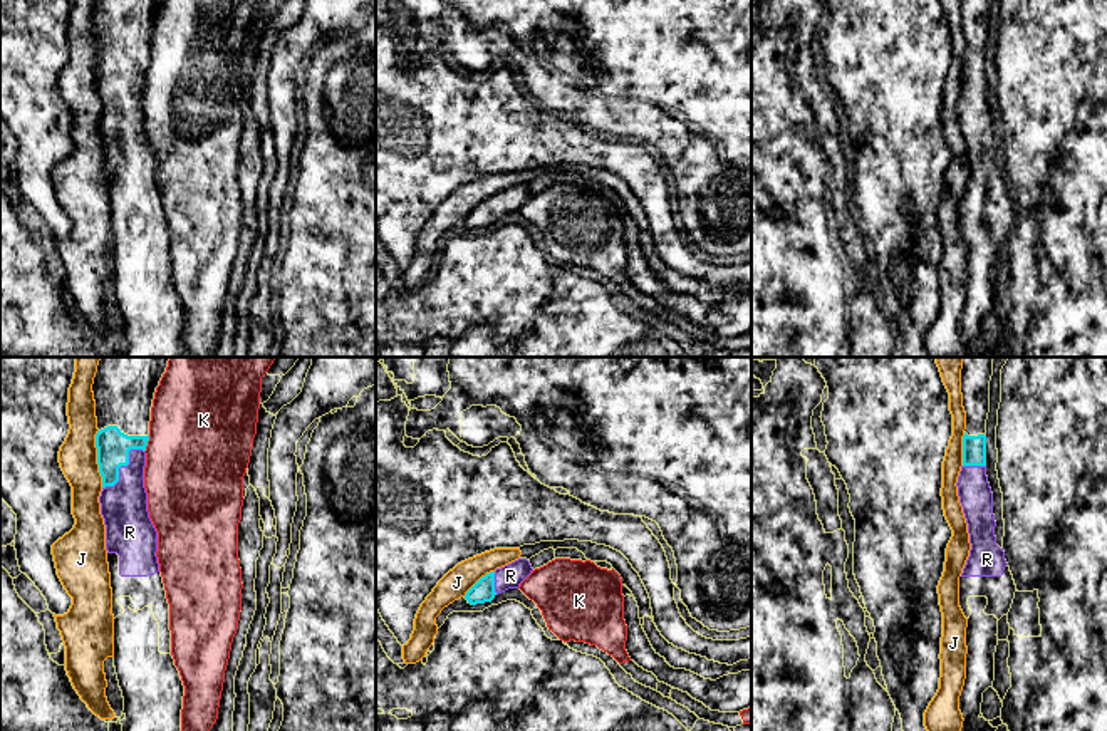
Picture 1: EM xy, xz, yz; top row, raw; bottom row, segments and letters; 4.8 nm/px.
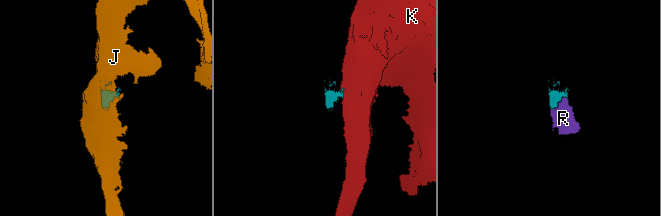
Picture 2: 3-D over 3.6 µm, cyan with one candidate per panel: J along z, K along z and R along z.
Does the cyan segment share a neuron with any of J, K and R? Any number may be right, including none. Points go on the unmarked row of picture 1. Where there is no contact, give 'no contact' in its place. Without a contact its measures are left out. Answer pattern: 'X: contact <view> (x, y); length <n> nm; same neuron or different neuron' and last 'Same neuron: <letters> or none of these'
J: contact xy (98, 82); length 280 nm; different neuron
K: contact xy (146, 67); length 90 nm; different neuron
R: contact xy (121, 89); length 280 nm; same neuron
Same neuron: R

